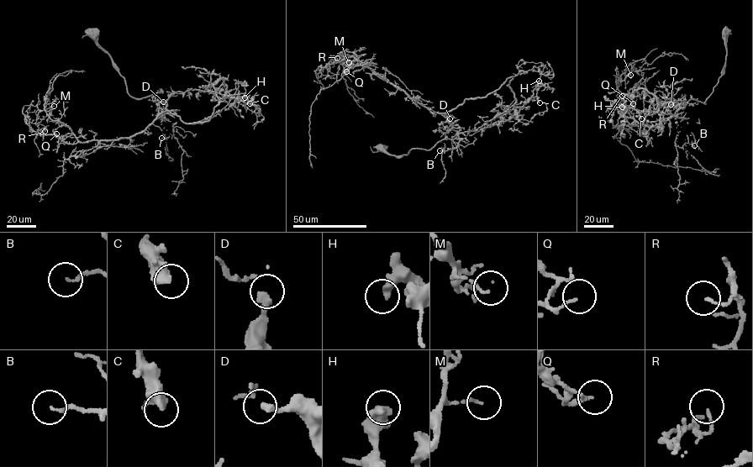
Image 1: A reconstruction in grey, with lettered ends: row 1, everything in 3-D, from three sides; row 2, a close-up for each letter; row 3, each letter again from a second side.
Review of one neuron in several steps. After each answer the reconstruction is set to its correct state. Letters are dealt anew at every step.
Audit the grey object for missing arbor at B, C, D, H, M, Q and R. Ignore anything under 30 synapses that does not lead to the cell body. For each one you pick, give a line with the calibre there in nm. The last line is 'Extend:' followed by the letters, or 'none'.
Extend: none

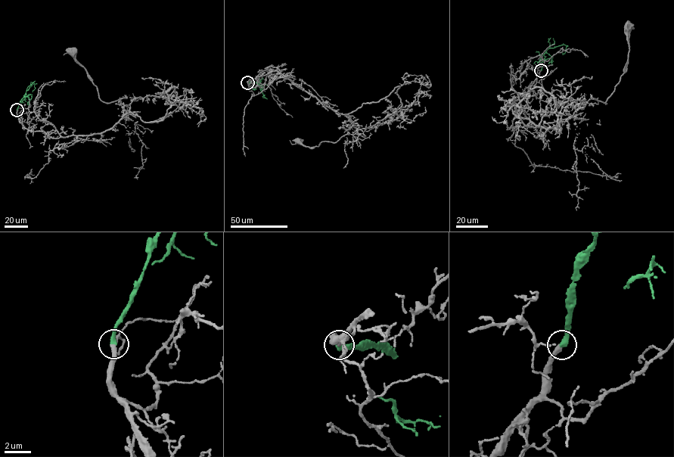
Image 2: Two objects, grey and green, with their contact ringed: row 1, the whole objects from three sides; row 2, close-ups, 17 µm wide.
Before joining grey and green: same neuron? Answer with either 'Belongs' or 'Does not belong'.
Belongs

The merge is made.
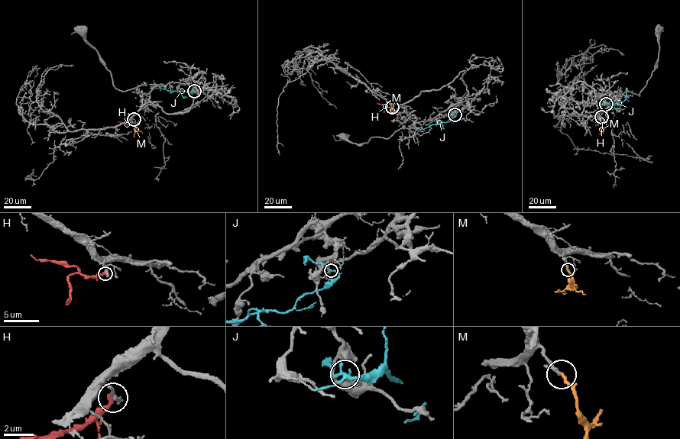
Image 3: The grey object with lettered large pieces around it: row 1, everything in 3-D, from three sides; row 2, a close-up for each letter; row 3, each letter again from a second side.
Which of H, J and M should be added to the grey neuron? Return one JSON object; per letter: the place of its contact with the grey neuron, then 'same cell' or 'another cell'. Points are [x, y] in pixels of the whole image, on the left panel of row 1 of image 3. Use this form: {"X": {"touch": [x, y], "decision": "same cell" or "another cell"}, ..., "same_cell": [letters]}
{"H": {"touch": [133, 118], "decision": "another cell"}, "J": {"touch": [194, 91], "decision": "another cell"}, "M": {"touch": [134, 119], "decision": "same cell"}, "same_cell": ["M"]}

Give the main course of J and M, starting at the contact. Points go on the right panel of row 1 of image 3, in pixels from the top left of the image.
J: (606, 103), (613, 105), (621, 103), (626, 98), (626, 92)
M: (601, 117), (603, 124), (599, 134)

